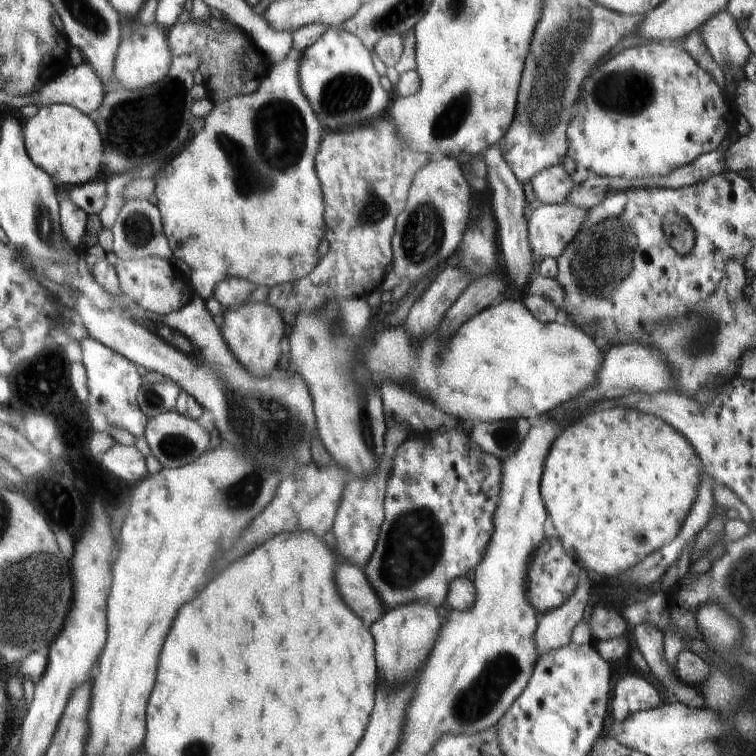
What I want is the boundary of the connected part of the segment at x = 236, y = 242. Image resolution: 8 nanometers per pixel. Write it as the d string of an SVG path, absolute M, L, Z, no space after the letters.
M294 47L290 49L289 55L282 62L272 65L272 68L265 74L259 87L249 95L237 95L230 97L221 103L214 103L212 110L204 118L202 130L196 131L194 138L188 148L182 150L180 154L170 158L167 162L162 162L155 176L157 180L157 196L163 229L172 249L173 255L180 258L190 266L191 286L198 296L204 300L214 296L219 282L224 280L224 276L238 276L238 278L248 278L256 286L268 286L269 288L292 281L298 281L307 276L318 262L318 242L324 236L324 204L322 204L322 186L316 176L316 166L314 166L314 156L318 148L326 137L326 129L322 126L316 110L312 108L308 98L302 92L299 82L299 66L302 62L302 52Z

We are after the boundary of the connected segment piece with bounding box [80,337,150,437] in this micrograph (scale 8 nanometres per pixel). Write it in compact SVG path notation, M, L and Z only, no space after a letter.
M90 337L80 343L83 349L83 361L89 374L91 405L101 410L112 426L128 430L135 437L145 436L150 418L139 403L145 380L138 372L138 365L98 339Z

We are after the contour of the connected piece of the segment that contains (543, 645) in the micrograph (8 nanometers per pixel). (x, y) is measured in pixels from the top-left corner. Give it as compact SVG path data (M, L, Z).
M580 581L570 600L558 609L540 615L539 628L535 632L535 643L542 656L549 650L570 644L572 629L583 620L584 608L588 604L590 582Z

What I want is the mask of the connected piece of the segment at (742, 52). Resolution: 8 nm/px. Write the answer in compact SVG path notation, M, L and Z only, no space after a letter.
M719 10L708 21L704 21L700 34L715 63L721 66L744 68L751 48L734 17L726 10Z

